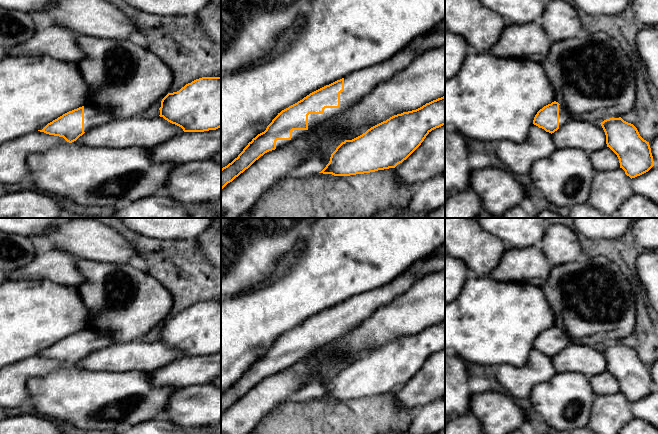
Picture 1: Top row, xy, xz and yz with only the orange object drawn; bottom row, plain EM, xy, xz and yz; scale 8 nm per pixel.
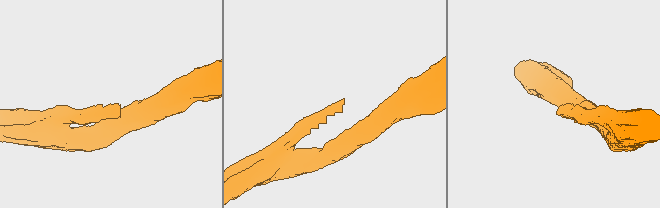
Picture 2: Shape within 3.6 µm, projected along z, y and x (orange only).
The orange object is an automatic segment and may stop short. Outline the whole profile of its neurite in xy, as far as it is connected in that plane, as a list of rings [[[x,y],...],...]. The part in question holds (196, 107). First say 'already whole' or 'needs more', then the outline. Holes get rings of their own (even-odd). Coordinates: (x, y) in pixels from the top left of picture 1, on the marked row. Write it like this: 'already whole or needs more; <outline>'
already whole; [[[202,77],[186,84],[179,91],[168,93],[161,101],[160,117],[183,129],[184,132],[204,132],[221,127],[221,77]]]

